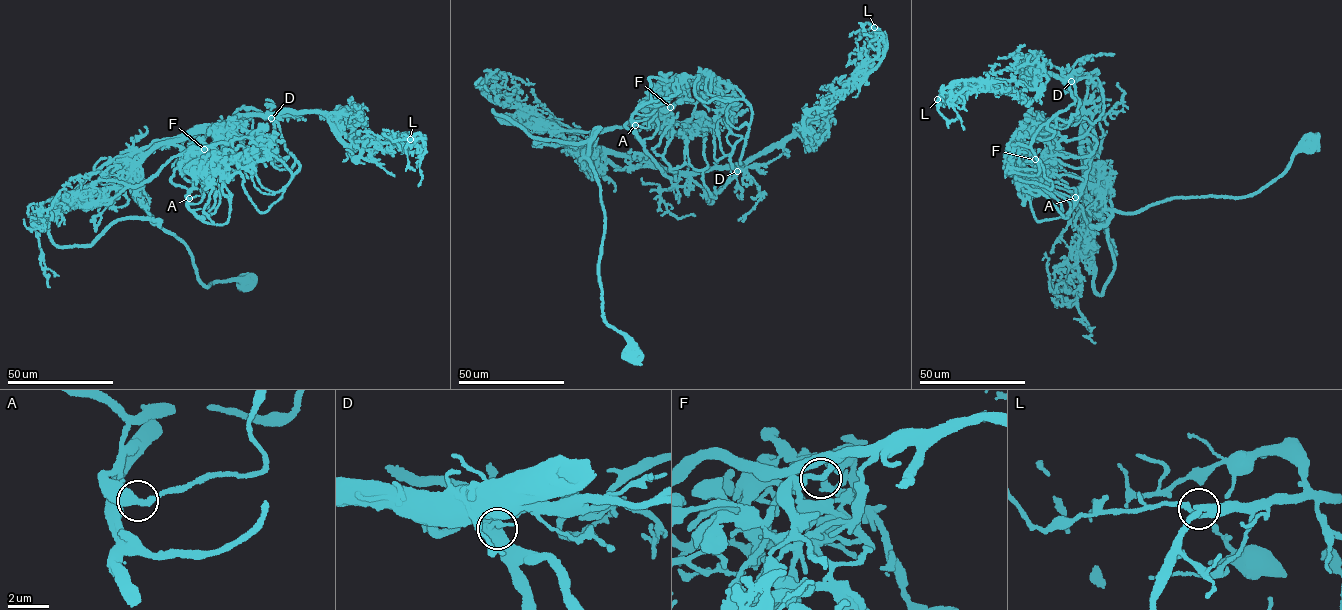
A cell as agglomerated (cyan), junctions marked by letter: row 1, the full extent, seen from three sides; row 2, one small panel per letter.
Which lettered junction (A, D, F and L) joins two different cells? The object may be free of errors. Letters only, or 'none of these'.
F

